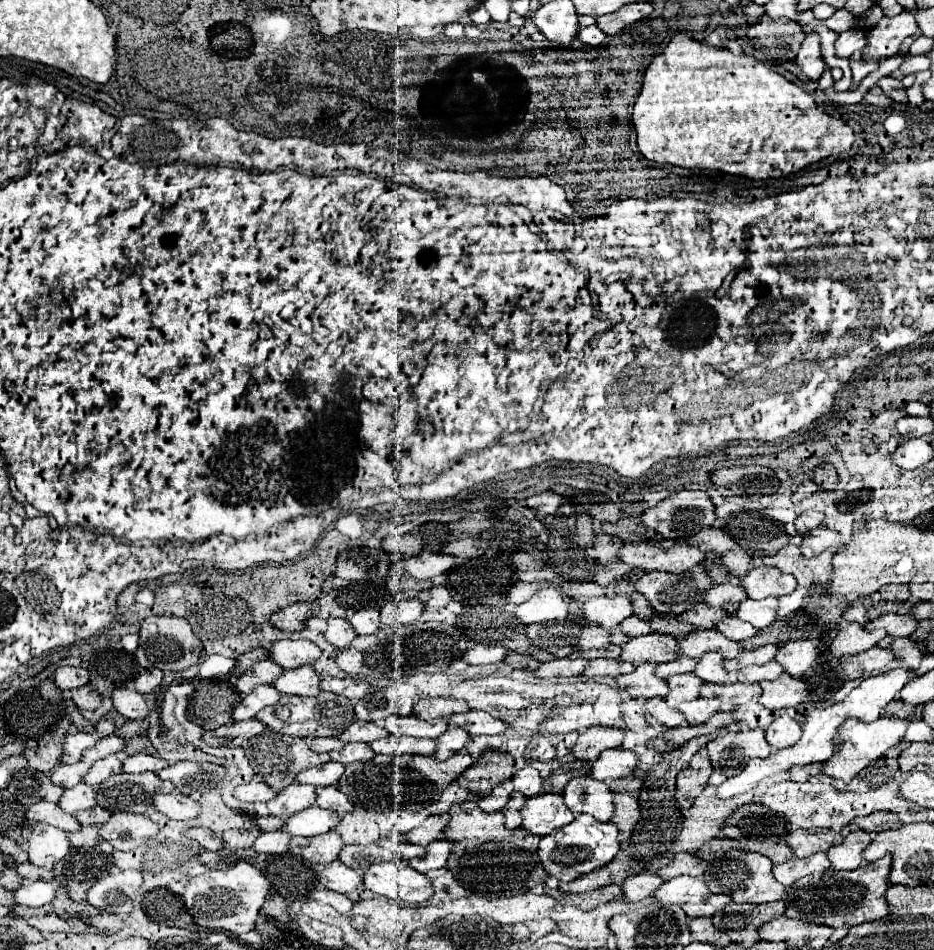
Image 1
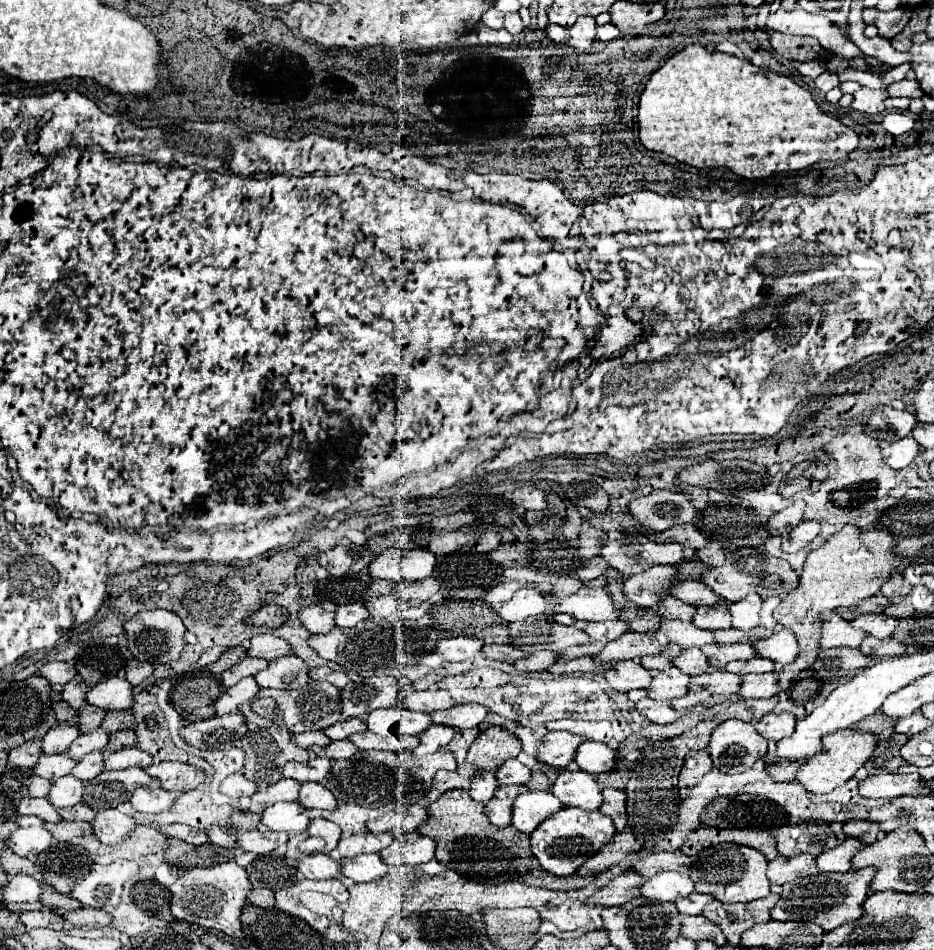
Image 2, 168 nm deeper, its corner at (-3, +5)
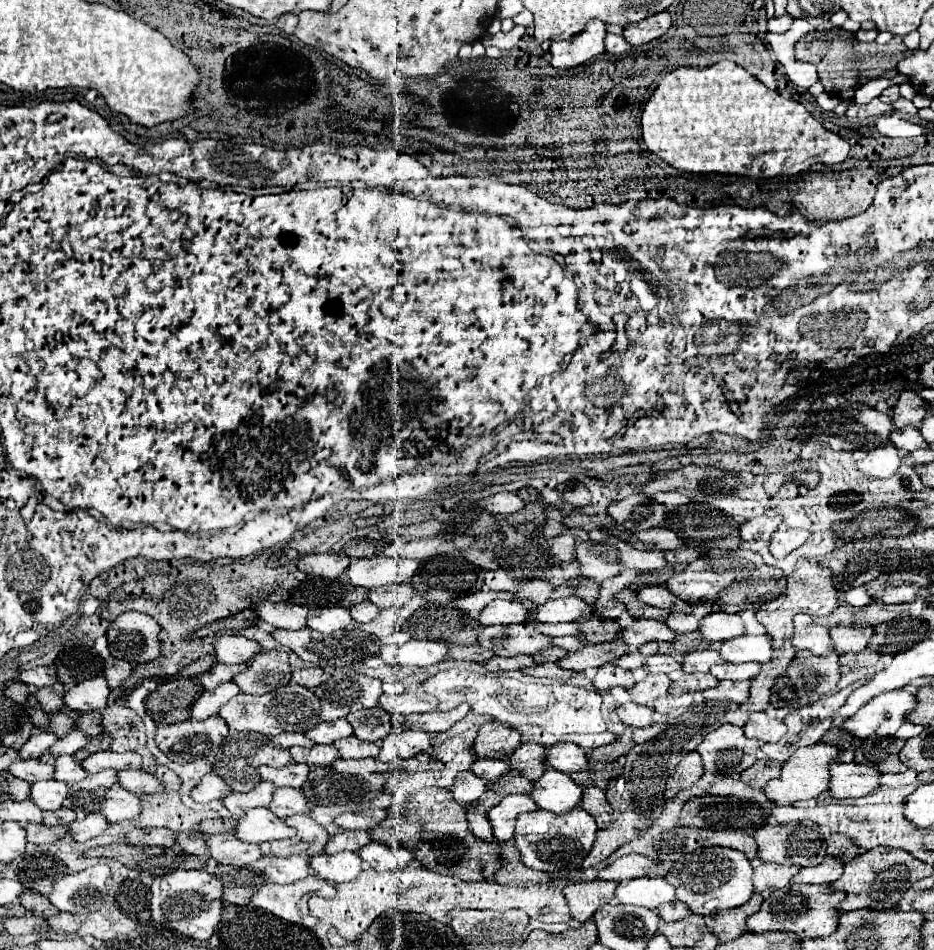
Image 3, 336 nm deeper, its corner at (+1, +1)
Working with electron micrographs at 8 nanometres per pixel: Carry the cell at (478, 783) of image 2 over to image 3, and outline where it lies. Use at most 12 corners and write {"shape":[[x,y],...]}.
{"shape":[[459,772],[451,792],[469,804],[485,792],[485,782],[471,772]]}

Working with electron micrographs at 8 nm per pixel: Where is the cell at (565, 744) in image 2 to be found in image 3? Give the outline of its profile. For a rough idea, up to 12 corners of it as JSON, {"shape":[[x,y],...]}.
{"shape":[[519,744],[507,762],[529,780],[547,768],[545,746]]}

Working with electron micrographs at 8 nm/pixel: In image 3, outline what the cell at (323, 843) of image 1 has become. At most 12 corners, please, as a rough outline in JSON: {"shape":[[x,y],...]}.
{"shape":[[305,814],[285,824],[297,830],[297,840],[309,844],[309,856],[323,852],[329,834]]}

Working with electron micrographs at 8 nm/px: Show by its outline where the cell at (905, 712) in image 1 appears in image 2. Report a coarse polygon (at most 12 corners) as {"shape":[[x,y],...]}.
{"shape":[[881,712],[857,722],[853,728],[881,734],[893,728],[897,720],[885,718]]}

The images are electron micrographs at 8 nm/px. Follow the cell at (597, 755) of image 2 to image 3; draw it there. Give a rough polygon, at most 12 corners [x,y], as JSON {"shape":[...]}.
{"shape":[[571,742],[547,746],[545,764],[565,774],[587,768],[585,750]]}

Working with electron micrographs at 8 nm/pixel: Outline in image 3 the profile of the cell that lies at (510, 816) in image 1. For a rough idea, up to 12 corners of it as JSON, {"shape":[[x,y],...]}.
{"shape":[[487,790],[467,806],[473,836],[493,840],[487,812],[501,798]]}

